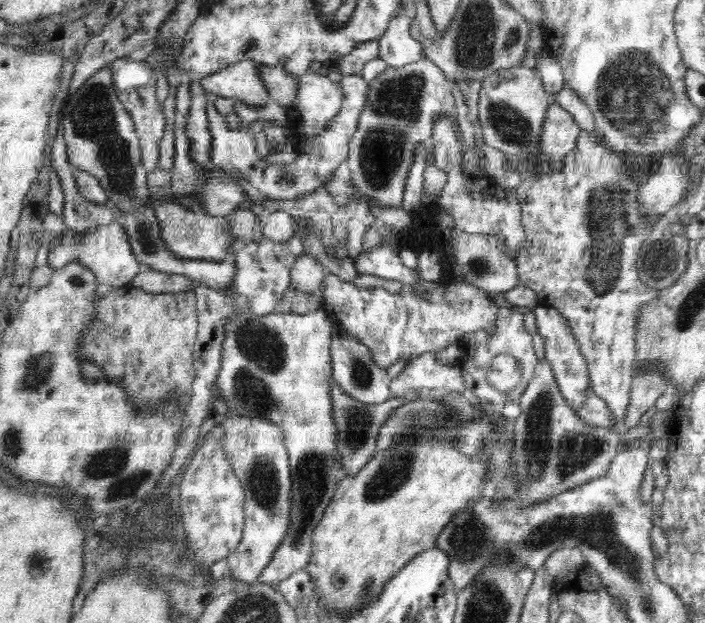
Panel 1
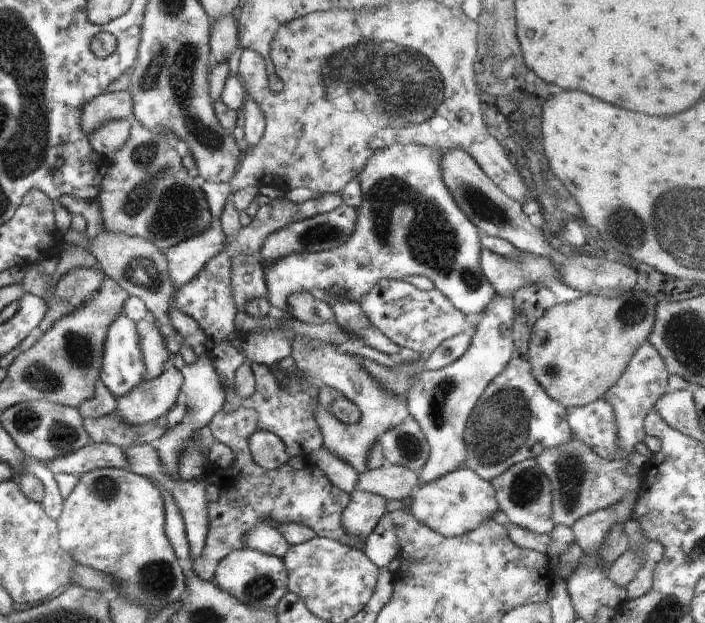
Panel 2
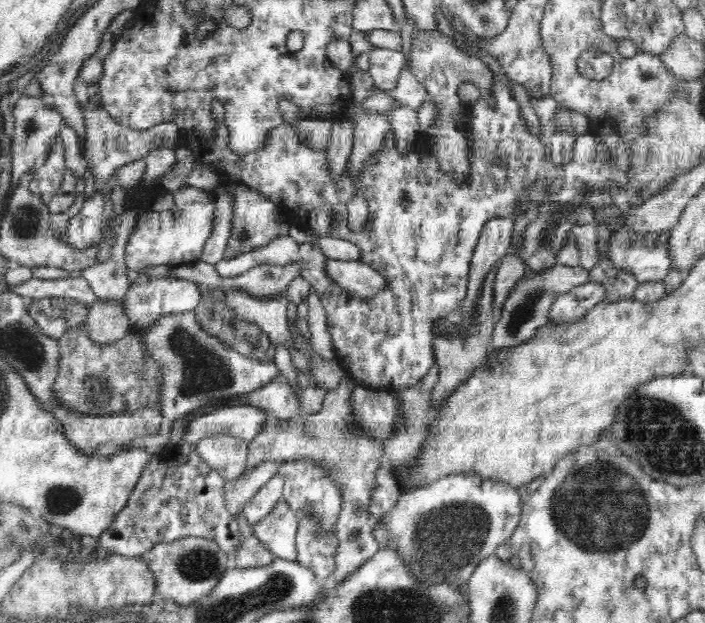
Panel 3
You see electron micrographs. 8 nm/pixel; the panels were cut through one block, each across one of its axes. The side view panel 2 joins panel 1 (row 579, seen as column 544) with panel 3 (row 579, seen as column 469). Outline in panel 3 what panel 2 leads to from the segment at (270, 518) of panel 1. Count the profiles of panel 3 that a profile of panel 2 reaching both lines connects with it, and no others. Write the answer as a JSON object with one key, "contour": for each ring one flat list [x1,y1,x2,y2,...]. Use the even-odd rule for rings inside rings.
{"contour":[[194,536,155,544,140,557,151,568,156,594,160,594,166,602,172,601,179,606,195,603,195,600,208,596,231,564,231,560,216,541]]}

